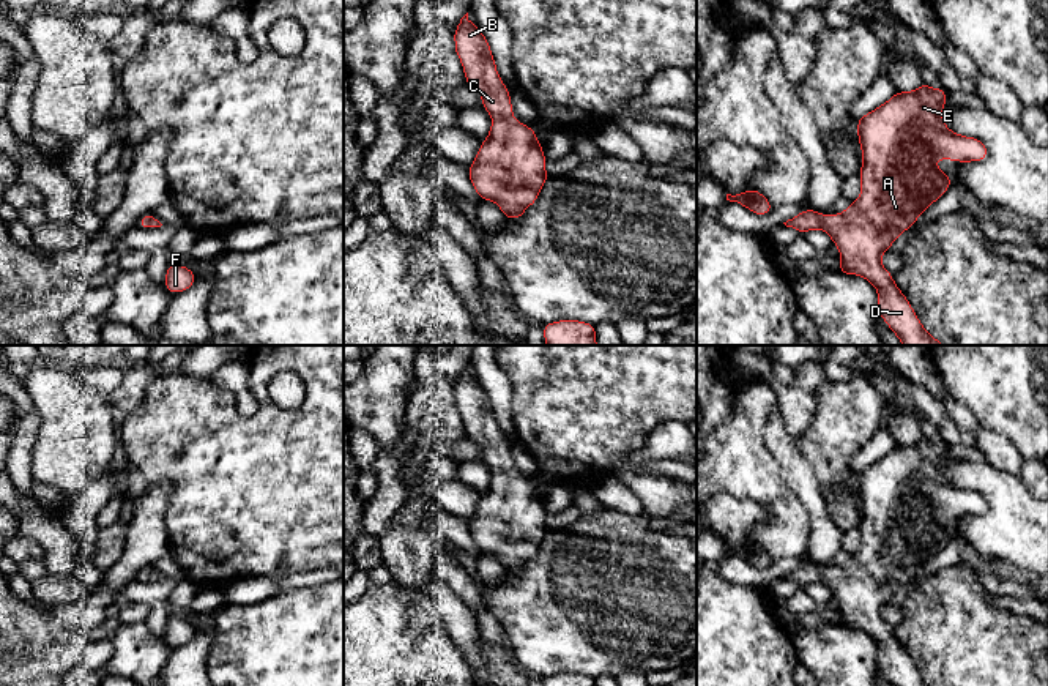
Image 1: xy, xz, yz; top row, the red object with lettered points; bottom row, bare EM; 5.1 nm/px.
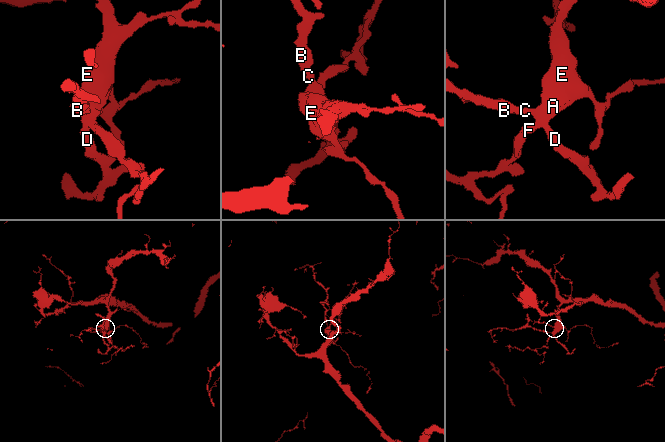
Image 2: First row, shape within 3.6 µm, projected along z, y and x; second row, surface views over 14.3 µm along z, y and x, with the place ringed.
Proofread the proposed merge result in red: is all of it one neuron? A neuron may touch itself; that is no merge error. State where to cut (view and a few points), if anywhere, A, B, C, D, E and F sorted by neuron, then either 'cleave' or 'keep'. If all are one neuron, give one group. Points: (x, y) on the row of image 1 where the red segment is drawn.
no cut | A B C D E F | keep

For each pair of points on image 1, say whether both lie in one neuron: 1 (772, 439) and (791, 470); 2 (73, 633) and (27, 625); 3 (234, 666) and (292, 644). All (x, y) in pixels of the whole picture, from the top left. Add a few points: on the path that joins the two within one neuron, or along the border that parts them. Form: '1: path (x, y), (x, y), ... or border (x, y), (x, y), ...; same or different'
1: path (780, 447), (791, 462); same
2: path (62, 633), (38, 633); same
3: path (248, 666), (270, 666), (278, 658); same

